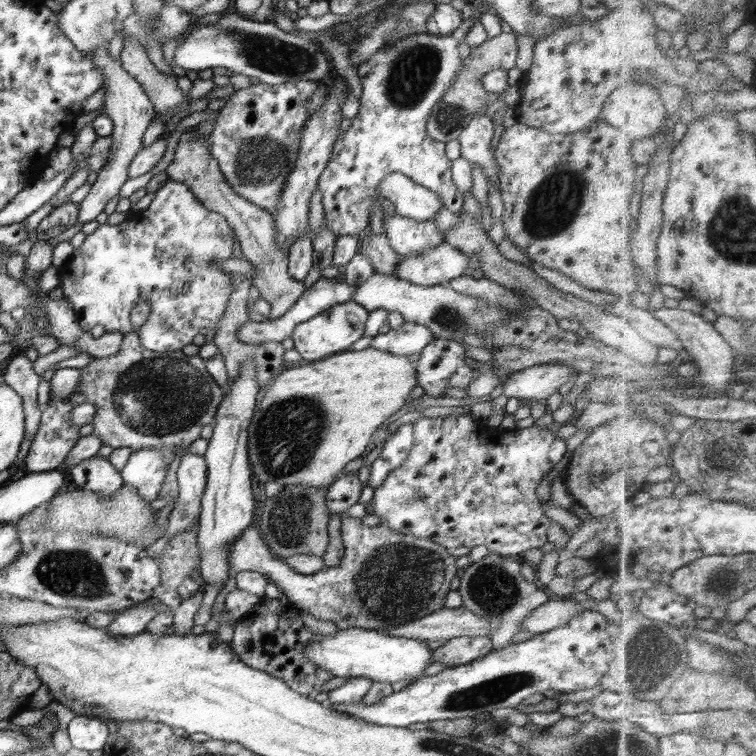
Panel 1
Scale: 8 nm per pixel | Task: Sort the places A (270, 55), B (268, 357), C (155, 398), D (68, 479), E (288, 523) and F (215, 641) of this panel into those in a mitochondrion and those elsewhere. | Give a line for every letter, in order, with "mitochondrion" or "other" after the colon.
A: mitochondrion
B: other
C: mitochondrion
D: other
E: mitochondrion
F: other

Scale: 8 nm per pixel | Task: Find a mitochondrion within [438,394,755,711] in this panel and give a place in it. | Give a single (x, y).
(647, 646)

